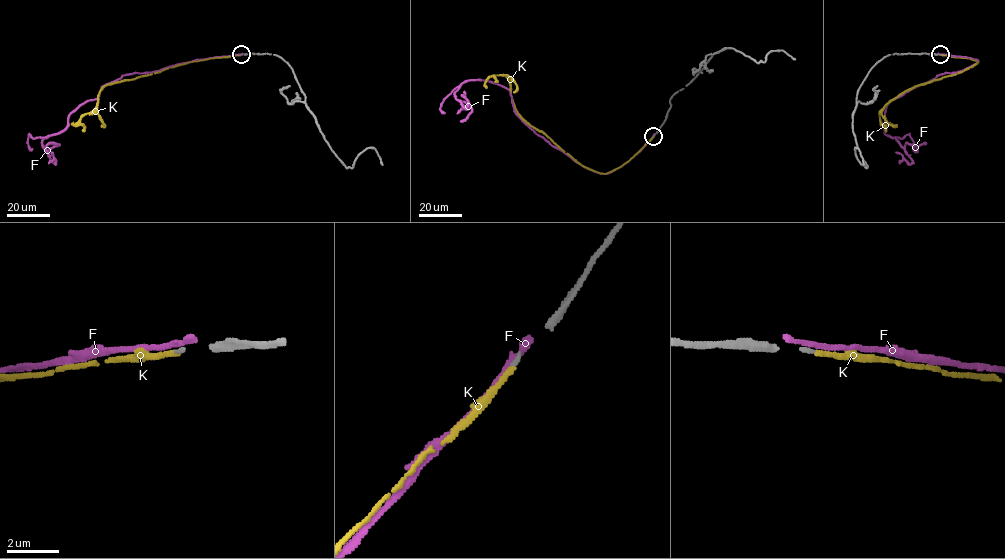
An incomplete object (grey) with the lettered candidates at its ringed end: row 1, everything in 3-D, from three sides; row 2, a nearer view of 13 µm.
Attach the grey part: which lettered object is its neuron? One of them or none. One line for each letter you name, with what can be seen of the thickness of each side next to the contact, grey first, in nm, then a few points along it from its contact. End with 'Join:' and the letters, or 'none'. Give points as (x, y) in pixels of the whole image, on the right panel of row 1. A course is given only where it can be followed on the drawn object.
K: calibres 120 and 180 nm; course (940, 54), (978, 62), (953, 75), (915, 86), (891, 99), (880, 111), (880, 121), (893, 124)
Join: K

